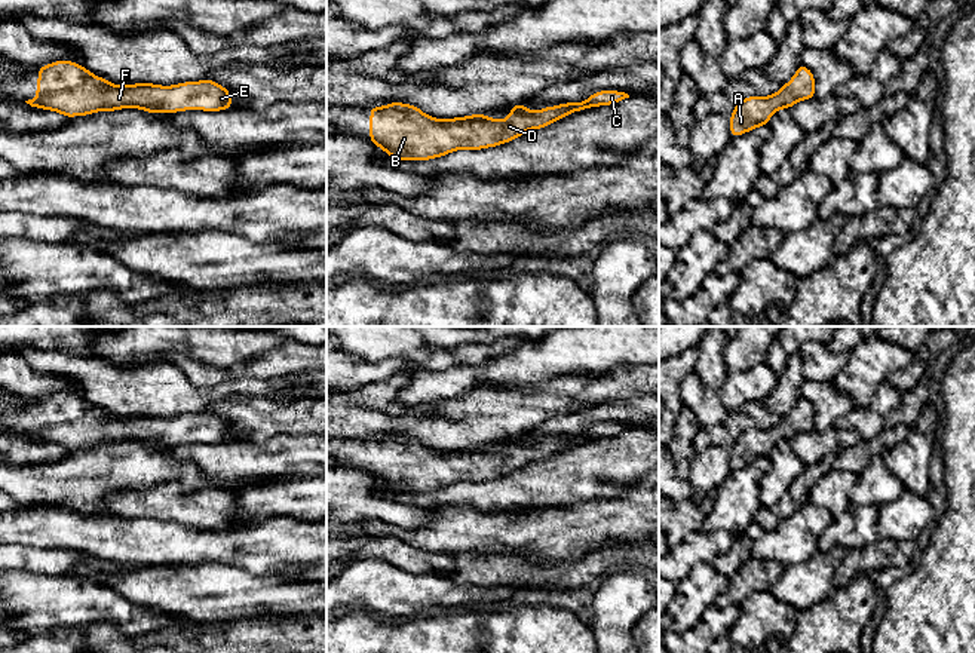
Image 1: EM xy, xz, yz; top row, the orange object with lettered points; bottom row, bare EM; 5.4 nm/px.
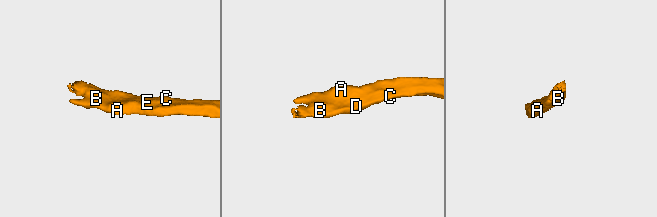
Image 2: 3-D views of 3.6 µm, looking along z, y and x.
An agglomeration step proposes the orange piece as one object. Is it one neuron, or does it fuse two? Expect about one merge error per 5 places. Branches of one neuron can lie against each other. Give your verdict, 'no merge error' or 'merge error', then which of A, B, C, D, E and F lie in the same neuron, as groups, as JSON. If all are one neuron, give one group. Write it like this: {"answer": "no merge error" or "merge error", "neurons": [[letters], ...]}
{"answer": "no merge error", "neurons": [["A", "B", "C", "D", "E", "F"]]}

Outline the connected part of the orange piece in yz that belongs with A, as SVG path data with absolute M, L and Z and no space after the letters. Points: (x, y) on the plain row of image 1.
M798 398L792 411L770 429L748 429L736 435L730 447L730 467L741 469L748 463L766 459L781 441L791 441L795 435L815 430L813 405Z

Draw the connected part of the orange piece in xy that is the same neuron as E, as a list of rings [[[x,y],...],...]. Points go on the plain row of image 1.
[[[55,393],[39,399],[36,427],[36,432],[25,435],[65,450],[122,441],[139,441],[156,447],[184,442],[220,444],[233,439],[232,426],[209,411],[172,419],[111,417],[73,393]]]

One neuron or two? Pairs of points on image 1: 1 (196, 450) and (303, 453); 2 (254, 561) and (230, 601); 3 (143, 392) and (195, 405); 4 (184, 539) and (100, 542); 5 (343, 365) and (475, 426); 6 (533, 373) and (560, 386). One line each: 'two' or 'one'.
1: one
2: two
3: one
4: one
5: two
6: two

